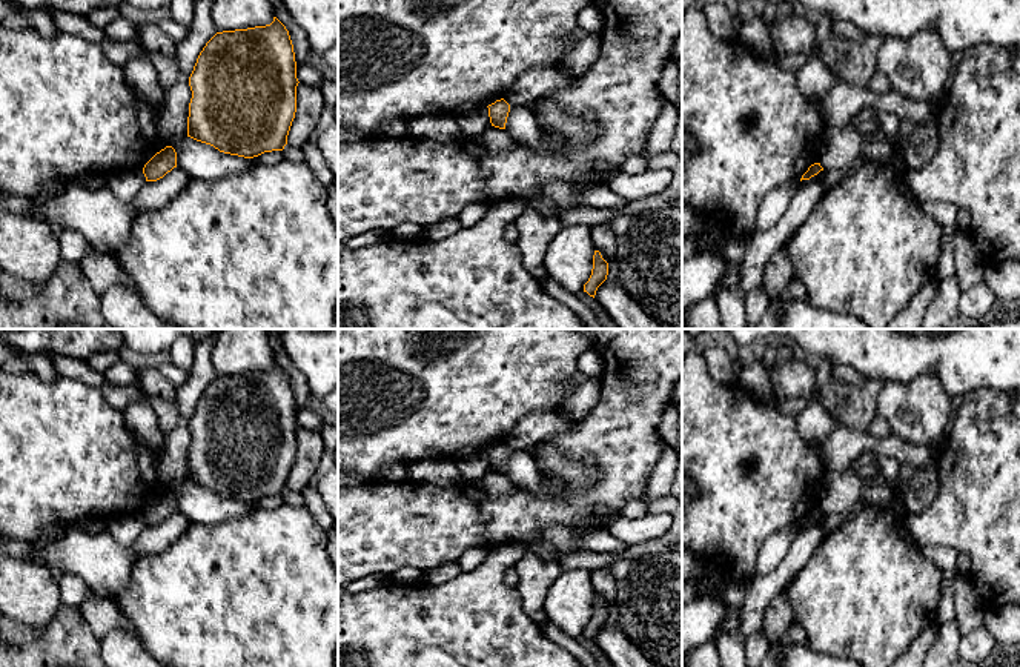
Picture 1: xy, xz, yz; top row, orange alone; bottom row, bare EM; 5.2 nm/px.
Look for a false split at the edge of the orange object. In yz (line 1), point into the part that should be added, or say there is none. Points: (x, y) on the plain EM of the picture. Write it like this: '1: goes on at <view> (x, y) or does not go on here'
1: does not go on here

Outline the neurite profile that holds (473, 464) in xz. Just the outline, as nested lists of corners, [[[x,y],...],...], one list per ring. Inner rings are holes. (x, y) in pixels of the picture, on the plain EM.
[[[465,447],[450,460],[467,481],[482,480],[490,470],[488,452]]]

